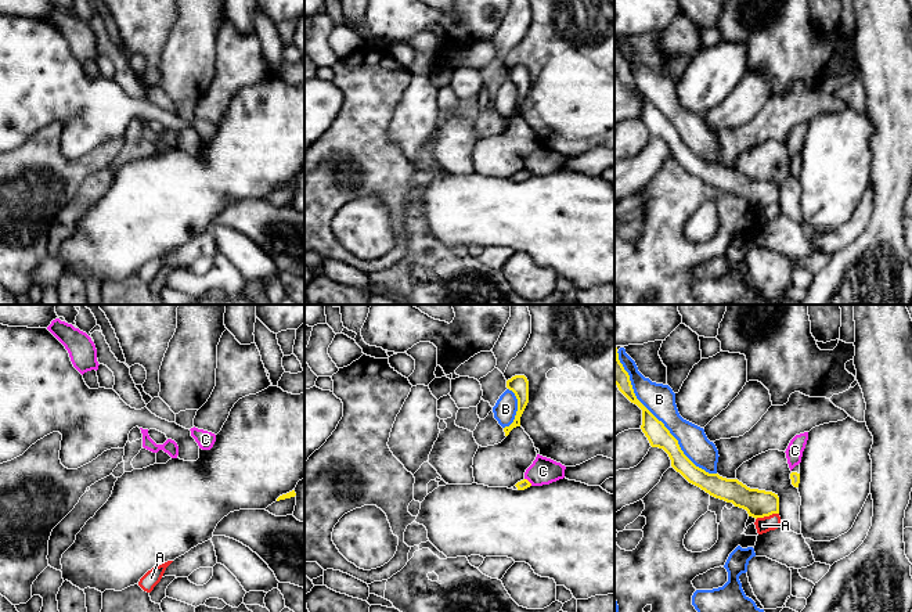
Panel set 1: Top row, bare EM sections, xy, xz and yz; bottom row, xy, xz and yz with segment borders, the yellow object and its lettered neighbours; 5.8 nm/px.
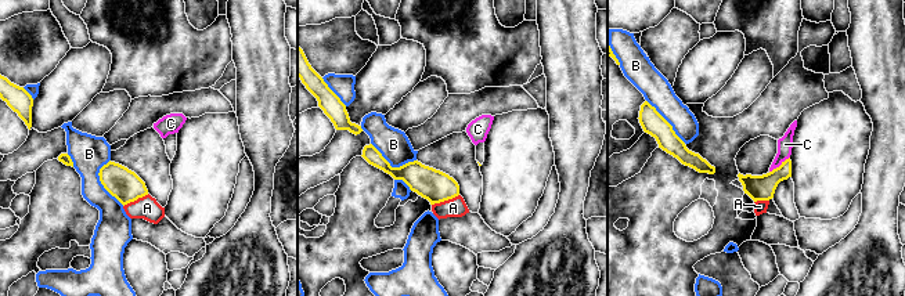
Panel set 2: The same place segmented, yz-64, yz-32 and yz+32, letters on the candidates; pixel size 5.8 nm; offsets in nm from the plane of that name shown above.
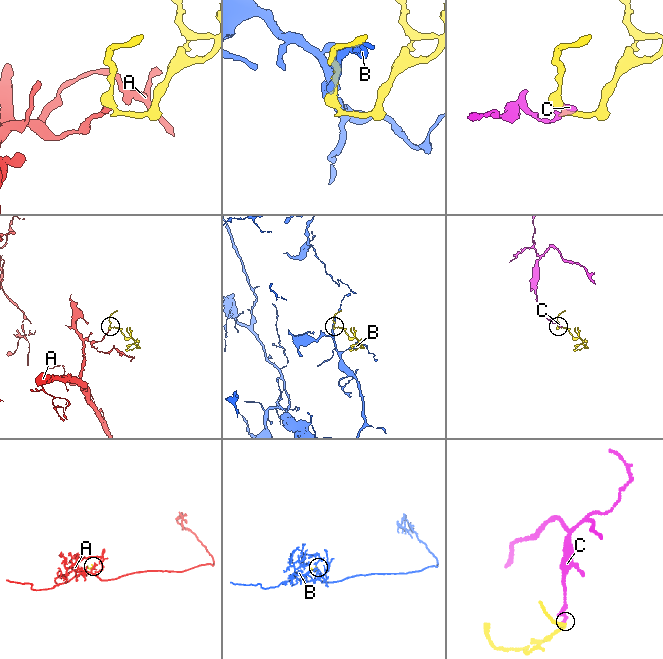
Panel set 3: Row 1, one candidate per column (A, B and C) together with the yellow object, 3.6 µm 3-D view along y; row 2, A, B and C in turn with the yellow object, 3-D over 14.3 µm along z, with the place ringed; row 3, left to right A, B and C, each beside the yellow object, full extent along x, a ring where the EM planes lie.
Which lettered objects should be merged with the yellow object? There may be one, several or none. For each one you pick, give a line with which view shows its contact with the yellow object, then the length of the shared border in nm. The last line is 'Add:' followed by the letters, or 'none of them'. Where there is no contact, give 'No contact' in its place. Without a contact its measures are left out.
Add: none of them

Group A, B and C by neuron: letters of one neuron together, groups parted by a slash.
A / B / C

